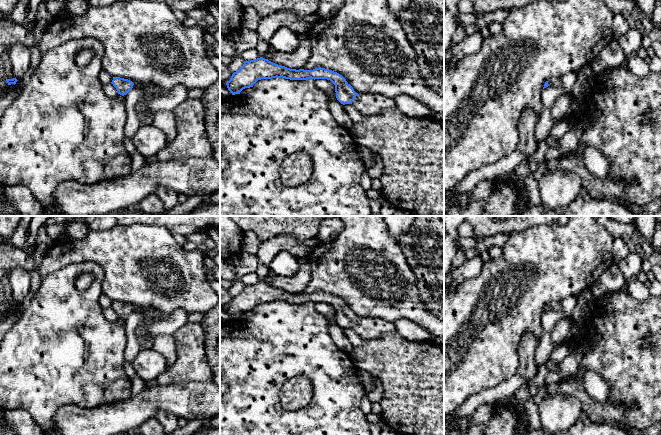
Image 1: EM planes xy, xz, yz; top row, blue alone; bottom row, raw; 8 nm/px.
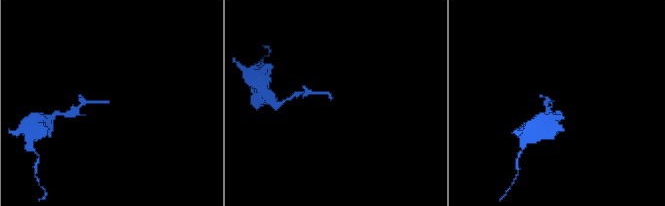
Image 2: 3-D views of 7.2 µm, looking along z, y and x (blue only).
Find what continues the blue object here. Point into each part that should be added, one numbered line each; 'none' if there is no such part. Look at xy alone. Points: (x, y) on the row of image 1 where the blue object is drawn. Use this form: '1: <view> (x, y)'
1: xy (155, 91)

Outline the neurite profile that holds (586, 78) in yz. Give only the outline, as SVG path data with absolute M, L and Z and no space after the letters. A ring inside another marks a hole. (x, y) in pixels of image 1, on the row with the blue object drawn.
M585 66L580 72L577 73L577 79L572 87L571 94L579 99L585 99L593 90L596 82L596 74L590 67Z

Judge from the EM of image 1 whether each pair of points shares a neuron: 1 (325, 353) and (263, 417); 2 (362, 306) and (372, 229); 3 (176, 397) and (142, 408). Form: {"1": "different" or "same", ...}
{"1": "same", "2": "same", "3": "same"}

